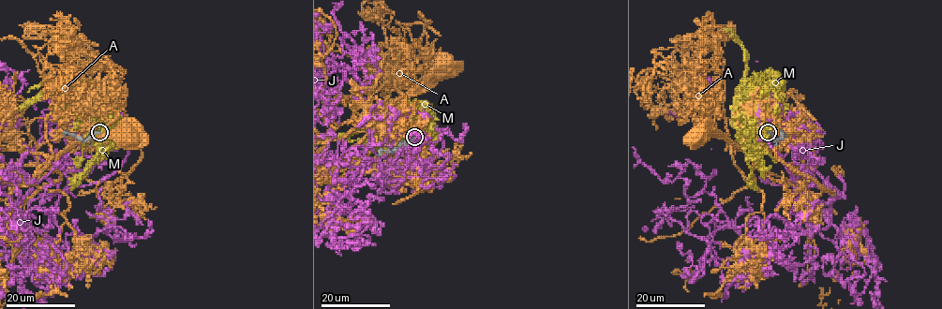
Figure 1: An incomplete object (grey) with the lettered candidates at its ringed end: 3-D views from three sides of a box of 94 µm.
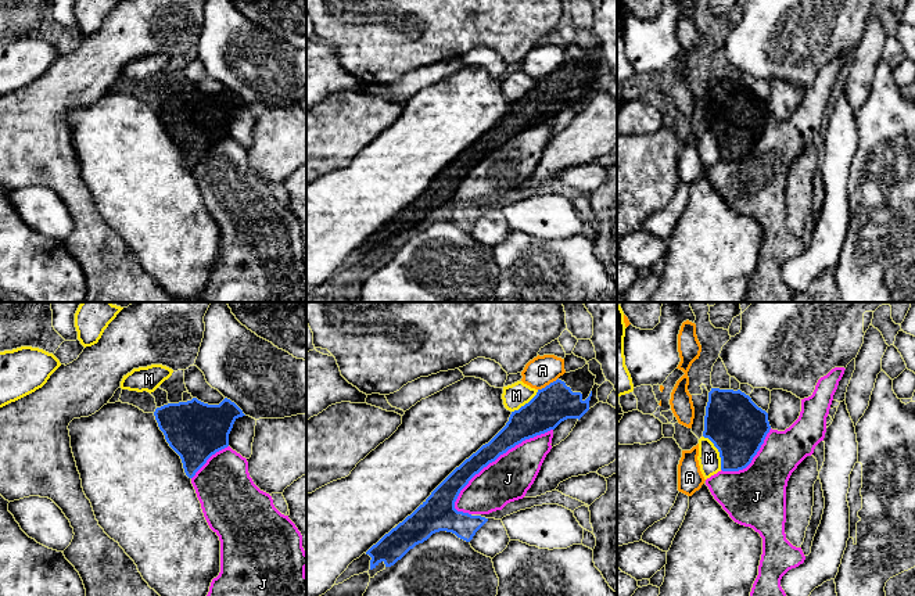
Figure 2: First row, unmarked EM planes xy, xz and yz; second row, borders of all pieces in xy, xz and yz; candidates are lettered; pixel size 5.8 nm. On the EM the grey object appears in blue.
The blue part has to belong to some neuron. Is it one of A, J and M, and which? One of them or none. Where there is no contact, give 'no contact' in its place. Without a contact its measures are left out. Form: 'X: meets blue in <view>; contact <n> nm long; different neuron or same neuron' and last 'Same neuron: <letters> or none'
A: meets blue in xz; contact 140 nm long; different neuron
J: meets blue in xz; contact 750 nm long; different neuron
M: meets blue in yz; contact 220 nm long; different neuron
Same neuron: none

